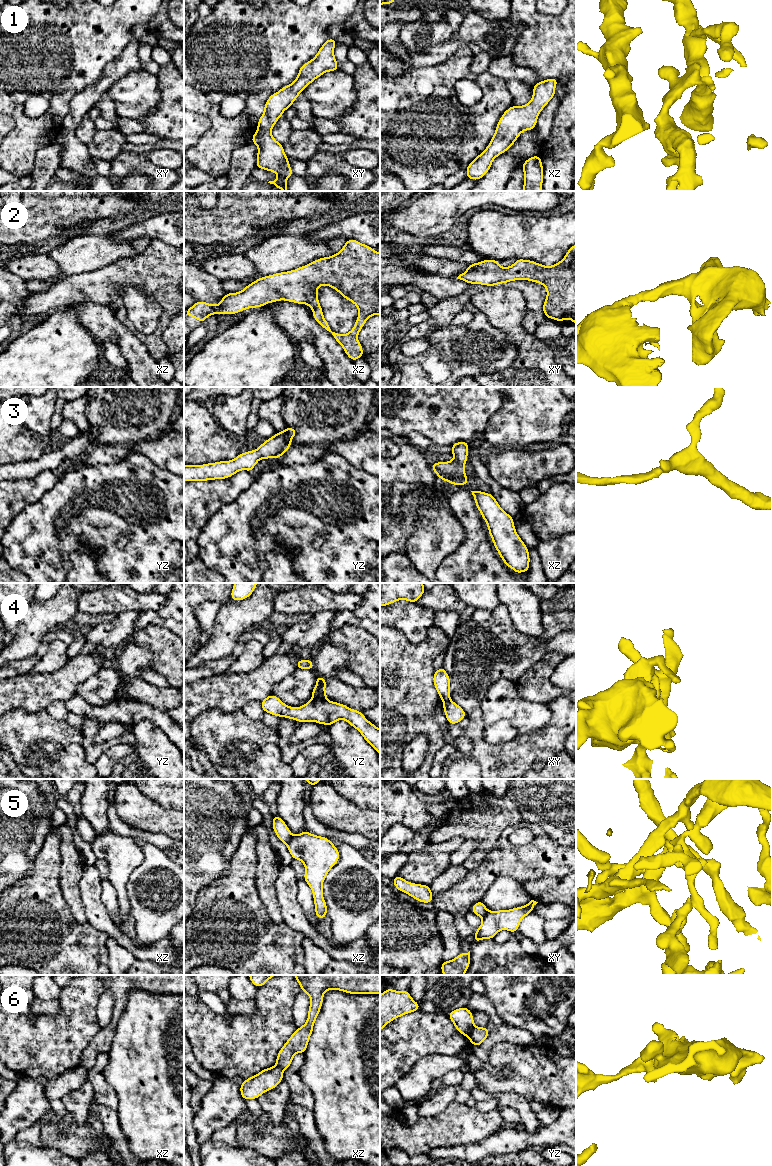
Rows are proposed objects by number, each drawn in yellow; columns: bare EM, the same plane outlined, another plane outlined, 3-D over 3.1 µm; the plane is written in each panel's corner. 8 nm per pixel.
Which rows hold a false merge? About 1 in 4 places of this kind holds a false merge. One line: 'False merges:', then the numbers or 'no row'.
False merges: 4, 6

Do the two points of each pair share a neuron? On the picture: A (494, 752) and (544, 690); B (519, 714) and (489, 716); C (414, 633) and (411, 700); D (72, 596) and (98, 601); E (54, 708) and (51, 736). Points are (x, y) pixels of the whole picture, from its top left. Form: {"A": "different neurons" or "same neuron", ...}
{"A": "different neurons", "B": "same neuron", "C": "different neurons", "D": "different neurons", "E": "different neurons"}

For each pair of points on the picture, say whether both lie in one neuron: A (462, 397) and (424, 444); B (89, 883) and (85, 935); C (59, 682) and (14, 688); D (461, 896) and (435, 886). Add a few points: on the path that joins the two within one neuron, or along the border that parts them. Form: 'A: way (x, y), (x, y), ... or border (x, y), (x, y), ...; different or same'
A: border (406, 435), (420, 433), (433, 443); different
B: border (88, 922), (108, 935); different
C: way (48, 688), (25, 688); same
D: border (465, 877), (433, 897); different

